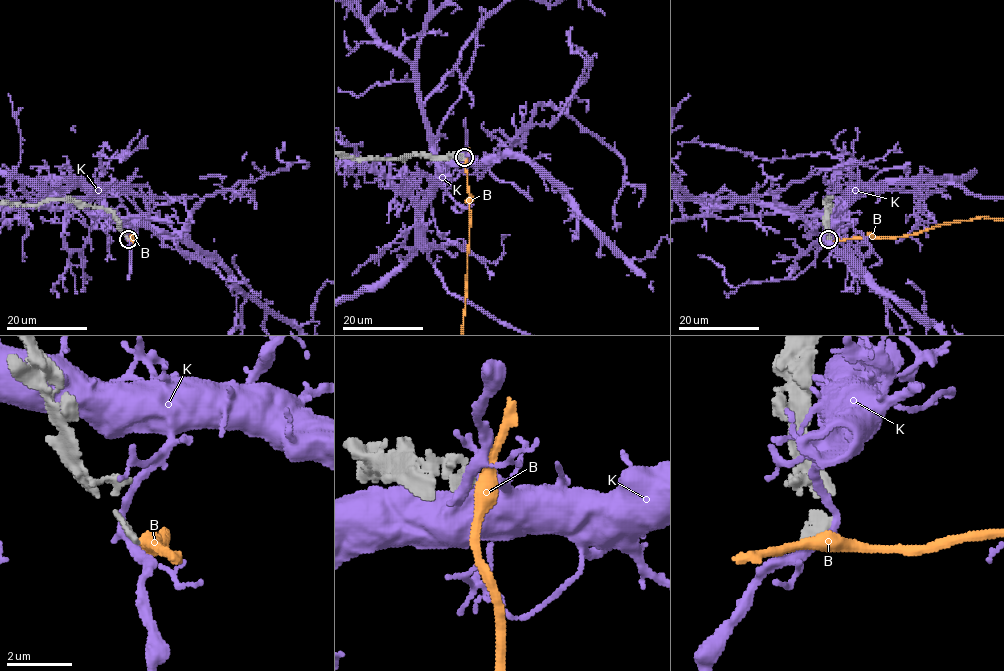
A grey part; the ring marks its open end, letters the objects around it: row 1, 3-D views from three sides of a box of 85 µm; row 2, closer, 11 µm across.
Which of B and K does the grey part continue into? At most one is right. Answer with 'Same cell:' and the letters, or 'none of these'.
Same cell: none of these

